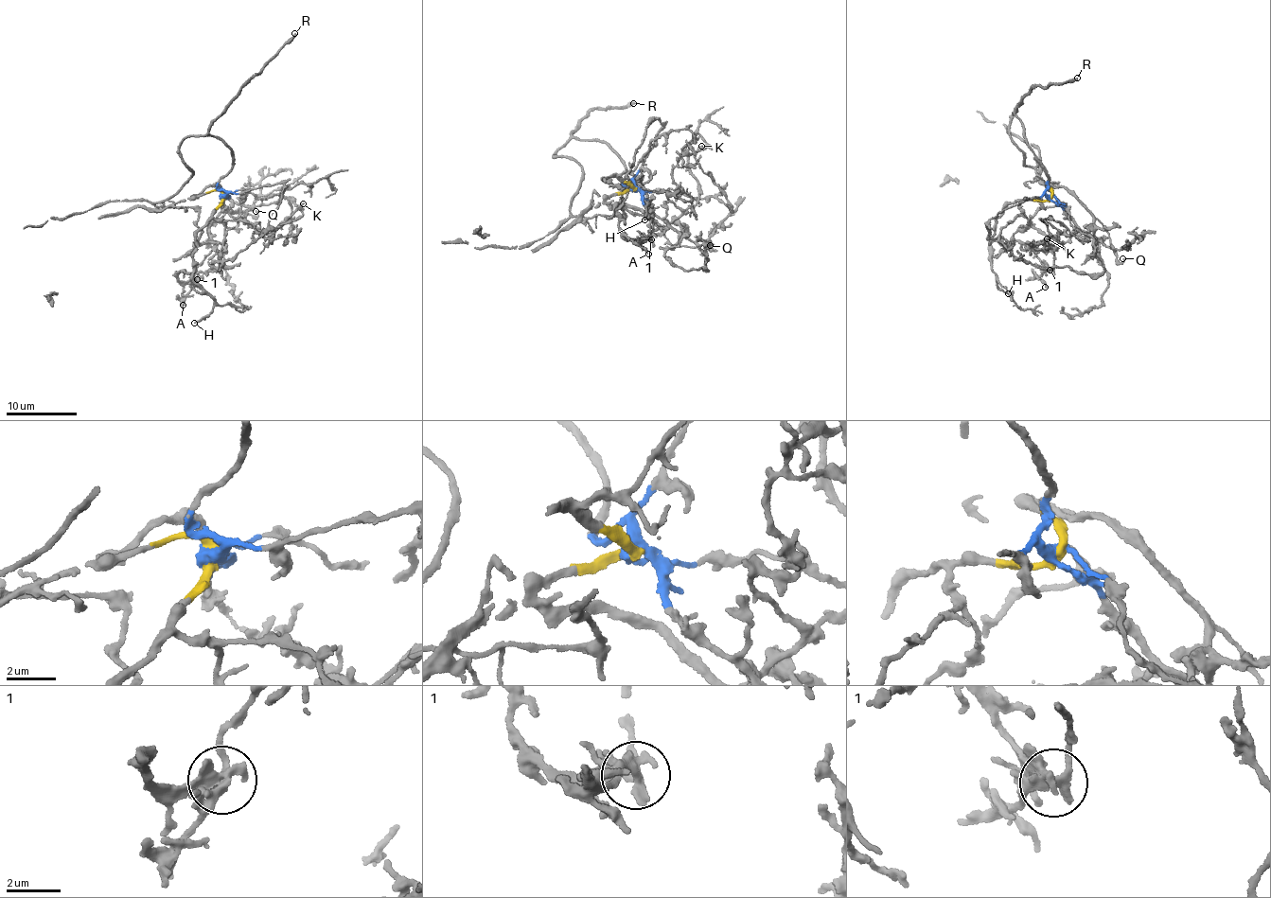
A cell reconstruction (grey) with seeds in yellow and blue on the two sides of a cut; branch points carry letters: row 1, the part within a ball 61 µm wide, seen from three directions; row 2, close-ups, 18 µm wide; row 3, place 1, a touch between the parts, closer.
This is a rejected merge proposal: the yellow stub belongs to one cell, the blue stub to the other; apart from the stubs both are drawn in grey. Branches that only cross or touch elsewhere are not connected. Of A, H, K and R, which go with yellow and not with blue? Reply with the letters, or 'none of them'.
A, H, K

